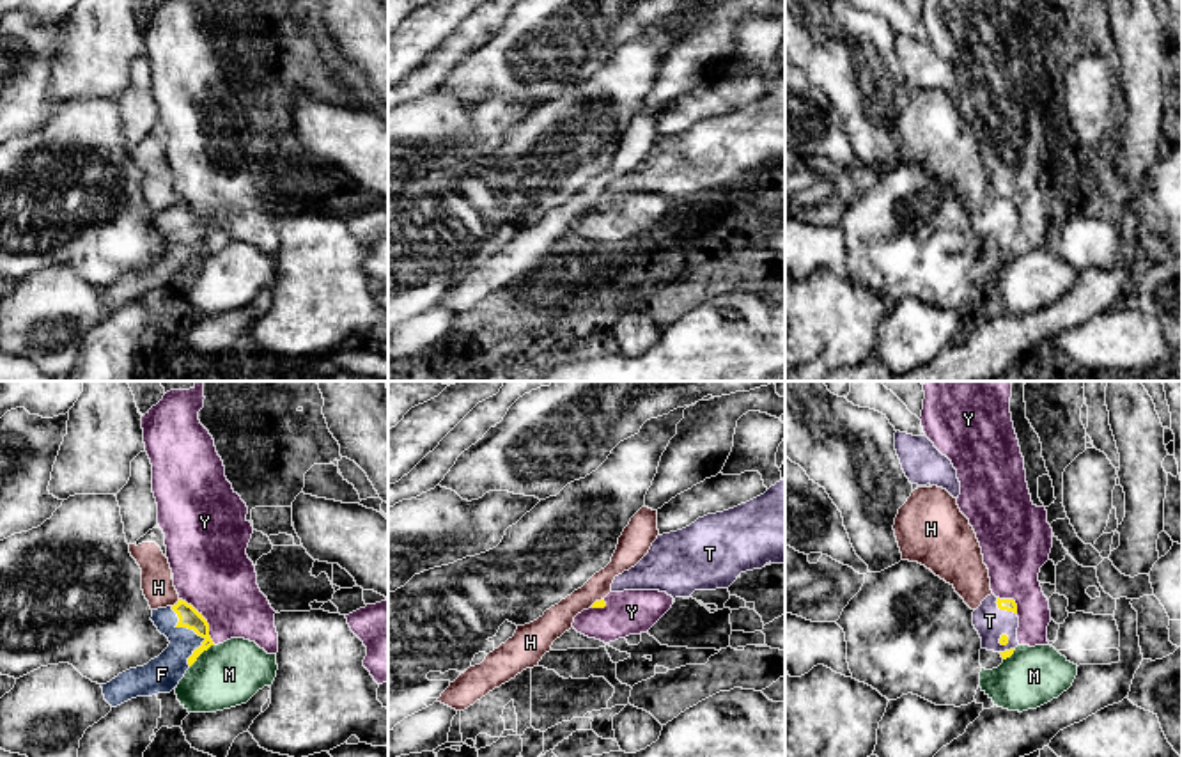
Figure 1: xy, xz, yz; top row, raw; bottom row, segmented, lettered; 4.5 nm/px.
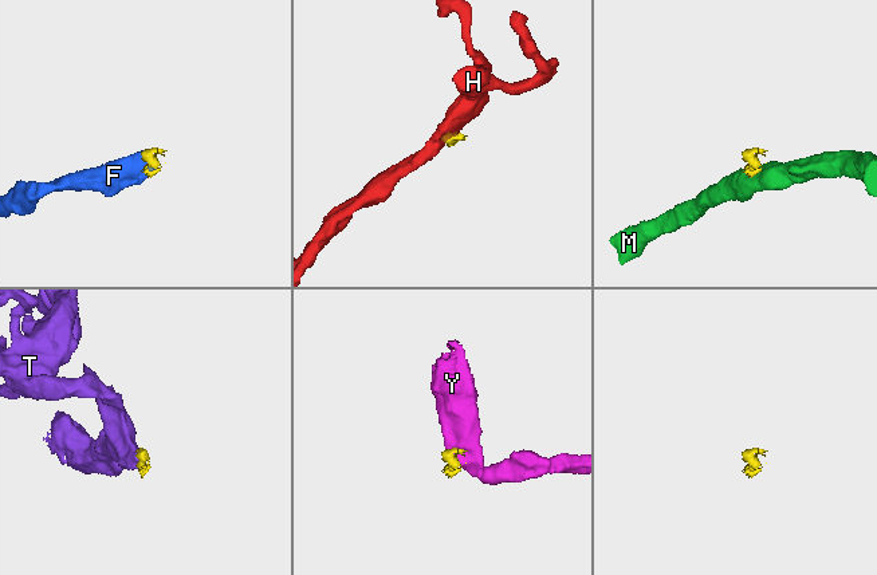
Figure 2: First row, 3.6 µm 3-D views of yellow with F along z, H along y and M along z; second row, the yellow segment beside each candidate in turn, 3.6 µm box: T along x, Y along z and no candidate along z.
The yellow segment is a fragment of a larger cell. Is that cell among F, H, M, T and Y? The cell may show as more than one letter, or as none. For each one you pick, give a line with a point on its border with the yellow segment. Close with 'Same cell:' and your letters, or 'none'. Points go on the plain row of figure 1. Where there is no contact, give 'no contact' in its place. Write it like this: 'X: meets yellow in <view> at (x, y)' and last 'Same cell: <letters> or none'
F: meets yellow in xy at (195, 234)
T: meets yellow in yz at (1003, 211)
Same cell: F, T

